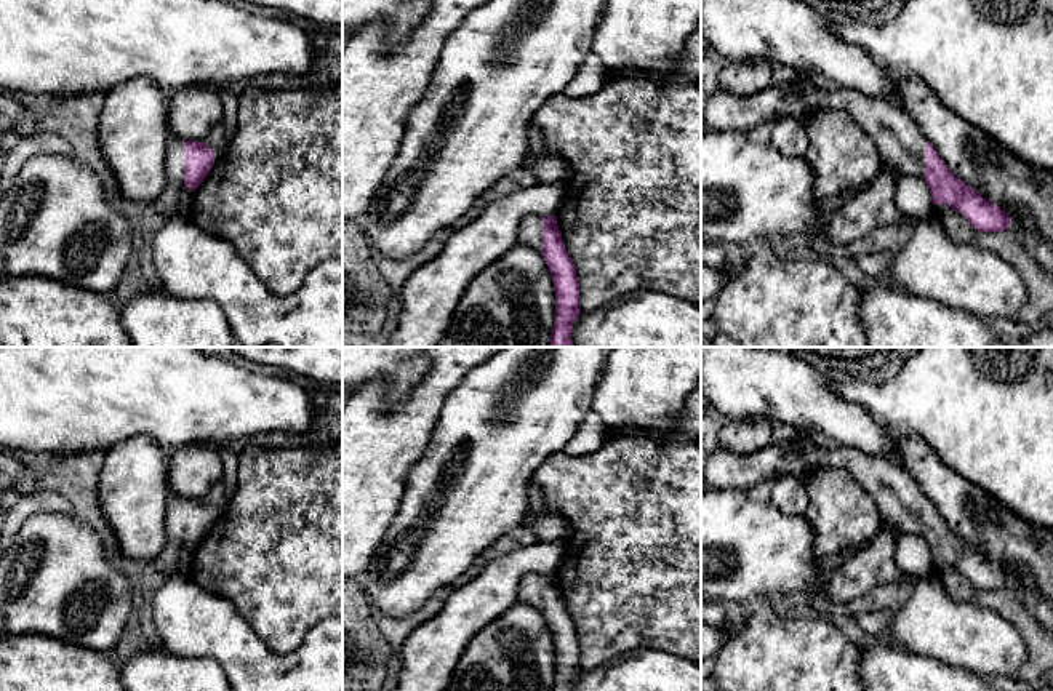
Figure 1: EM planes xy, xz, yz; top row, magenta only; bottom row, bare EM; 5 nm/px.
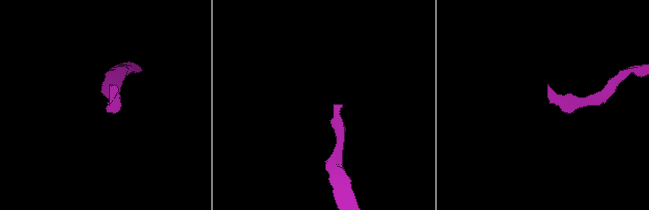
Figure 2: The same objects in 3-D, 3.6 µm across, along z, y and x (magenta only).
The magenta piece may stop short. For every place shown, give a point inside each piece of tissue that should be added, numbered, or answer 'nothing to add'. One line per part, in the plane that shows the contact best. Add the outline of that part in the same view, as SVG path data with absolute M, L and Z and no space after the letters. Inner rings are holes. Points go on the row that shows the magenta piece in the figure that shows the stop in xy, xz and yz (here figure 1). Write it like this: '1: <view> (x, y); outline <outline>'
1: xy (167, 205); outline M170 138L166 144L165 173L168 178L166 192L150 206L150 218L165 221L179 213L179 200L184 190L184 141Z

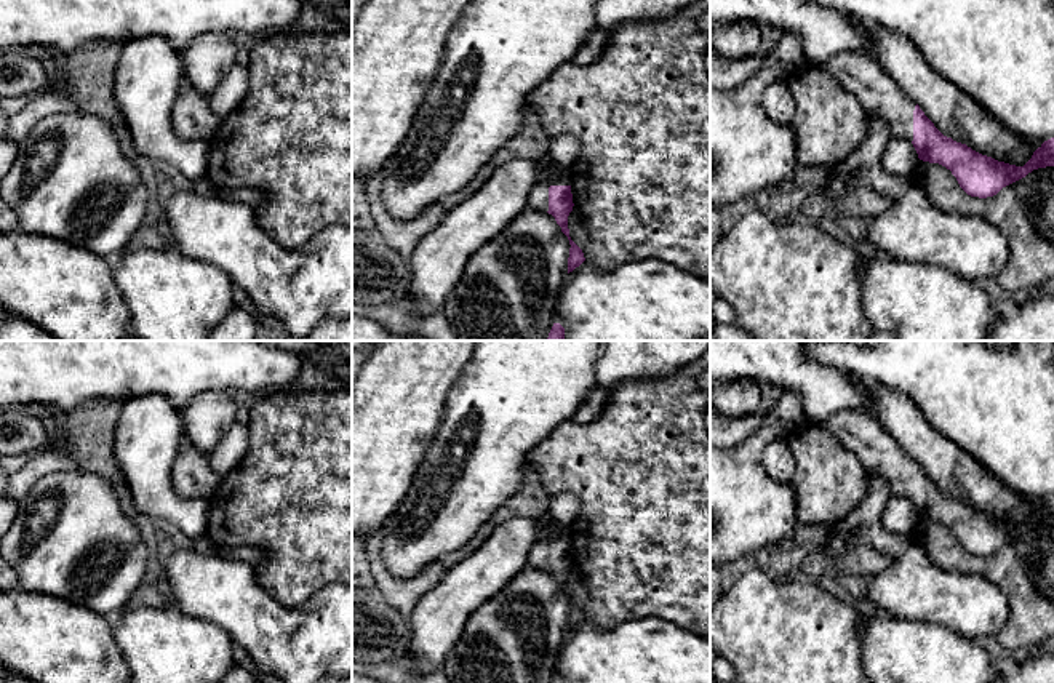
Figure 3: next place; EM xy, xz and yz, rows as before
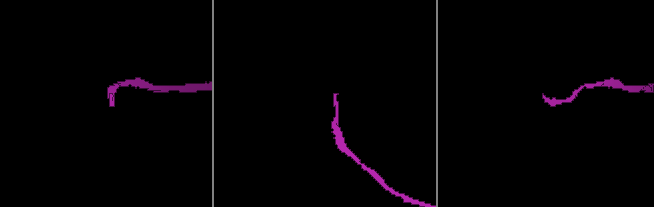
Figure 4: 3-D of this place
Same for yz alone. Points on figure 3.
1: yz (859, 74); outline M843 51L814 62L806 54L795 69L819 66L833 74L852 93L868 117L878 115L892 138L913 141L913 110L910 99L888 74L867 54Z

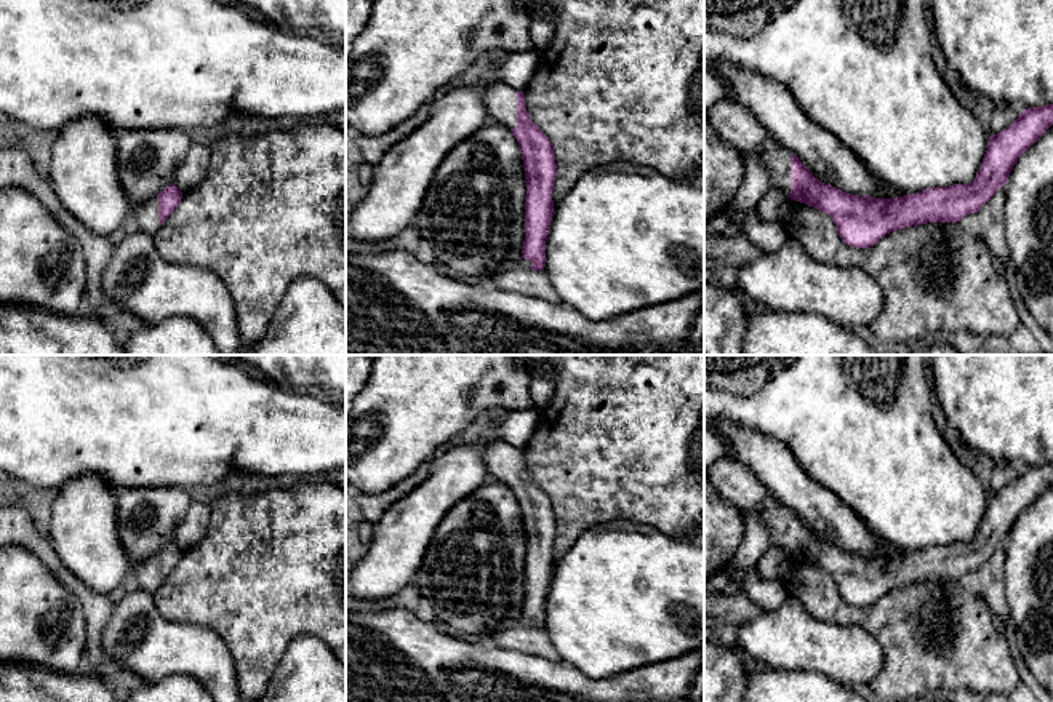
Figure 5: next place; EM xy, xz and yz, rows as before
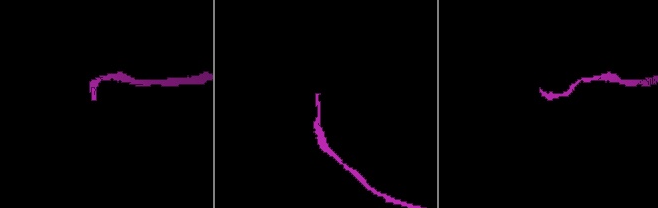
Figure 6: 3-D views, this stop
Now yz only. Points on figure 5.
1: yz (735, 123); outline M722 99L707 109L704 117L743 158L757 155L763 162L771 187L791 192L792 152L778 144L746 107Z

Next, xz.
1: xz (501, 99); outline M493 82L485 91L485 104L490 117L507 126L517 126L517 90L507 83Z

